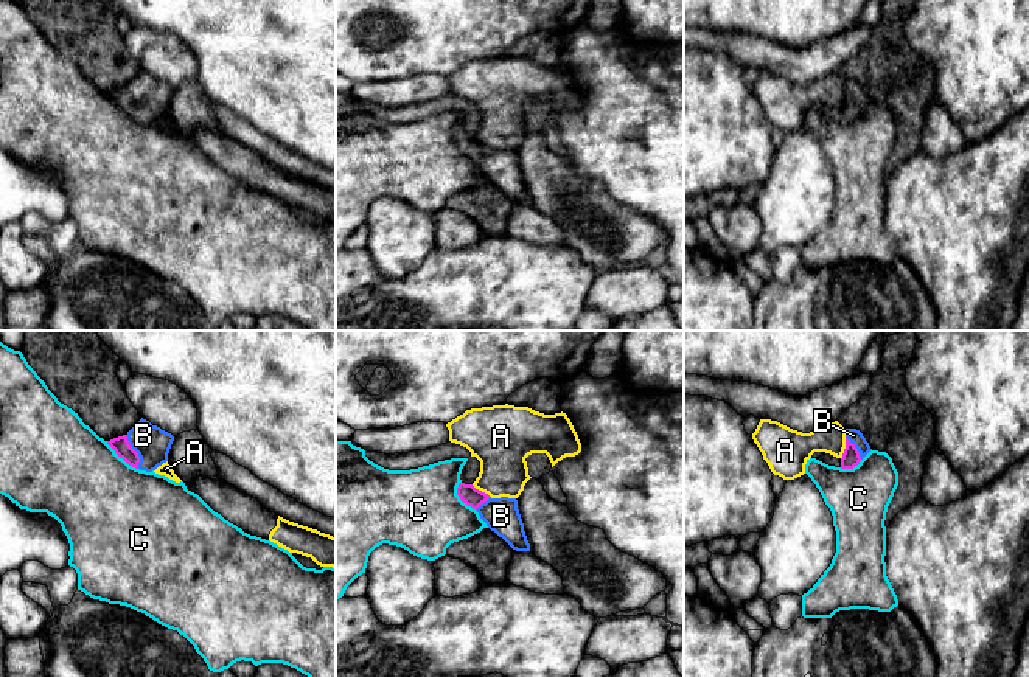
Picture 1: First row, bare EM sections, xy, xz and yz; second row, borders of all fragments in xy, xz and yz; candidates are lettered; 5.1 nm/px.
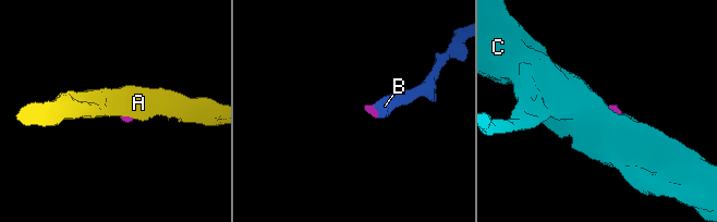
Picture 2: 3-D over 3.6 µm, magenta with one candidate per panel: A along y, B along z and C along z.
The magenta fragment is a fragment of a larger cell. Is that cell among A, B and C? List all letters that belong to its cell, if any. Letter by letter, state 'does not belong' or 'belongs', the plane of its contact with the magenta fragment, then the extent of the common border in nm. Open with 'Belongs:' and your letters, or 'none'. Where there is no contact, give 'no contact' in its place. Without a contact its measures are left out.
Belongs: B
A: does not belong; contact in yz; length 110 nm
B: belongs; contact in xy; length 190 nm
C: does not belong; contact in xy; length 220 nm

